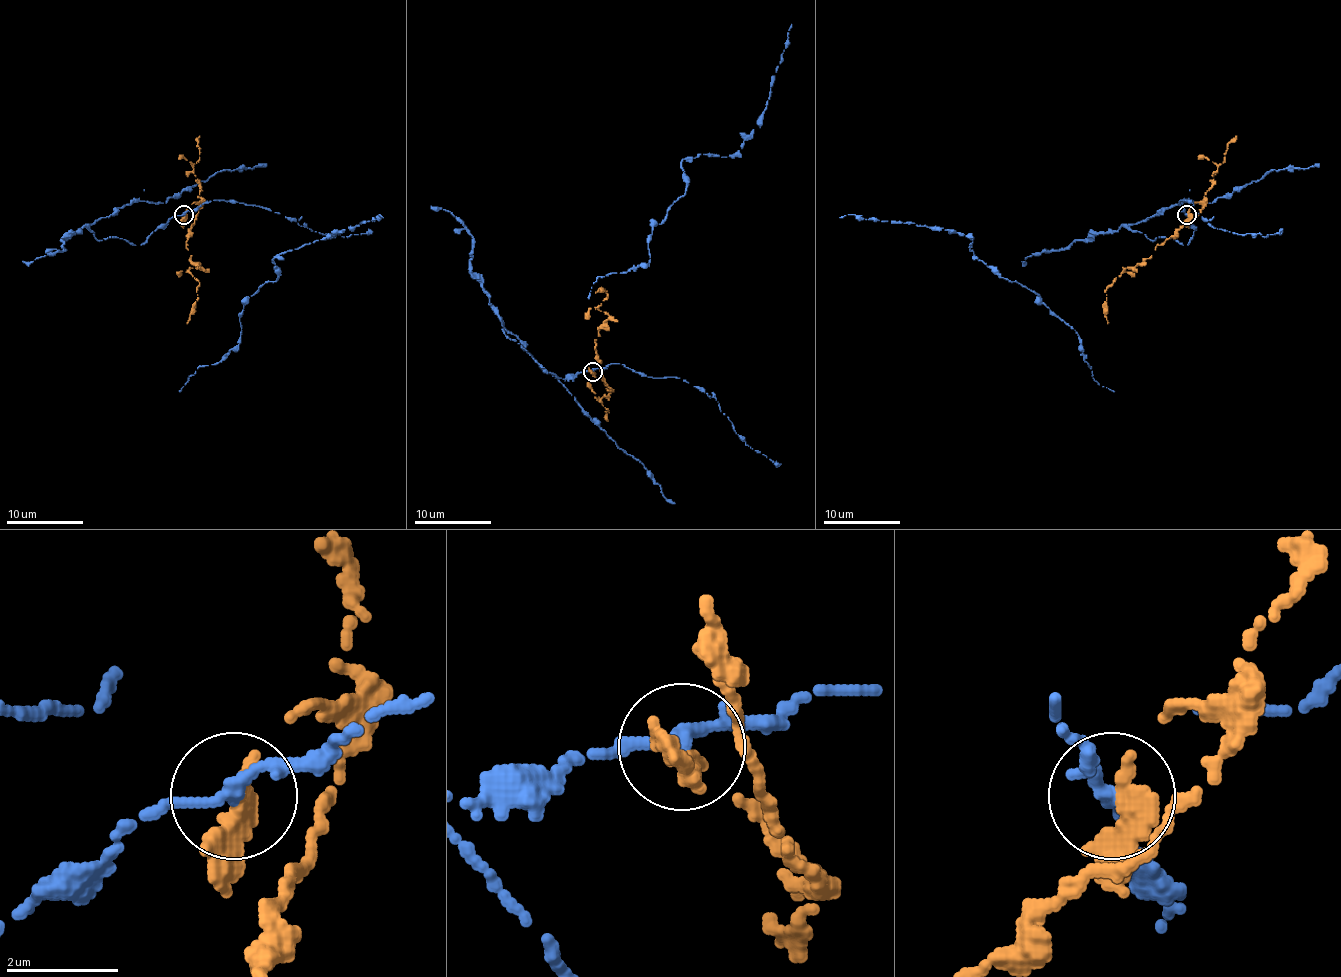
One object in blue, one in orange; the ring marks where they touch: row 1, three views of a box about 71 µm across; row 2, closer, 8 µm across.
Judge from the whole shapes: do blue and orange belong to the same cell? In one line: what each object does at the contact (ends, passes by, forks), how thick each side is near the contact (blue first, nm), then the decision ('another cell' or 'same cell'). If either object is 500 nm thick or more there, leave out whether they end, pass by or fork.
calibres 240 and 500 nm; another cell

